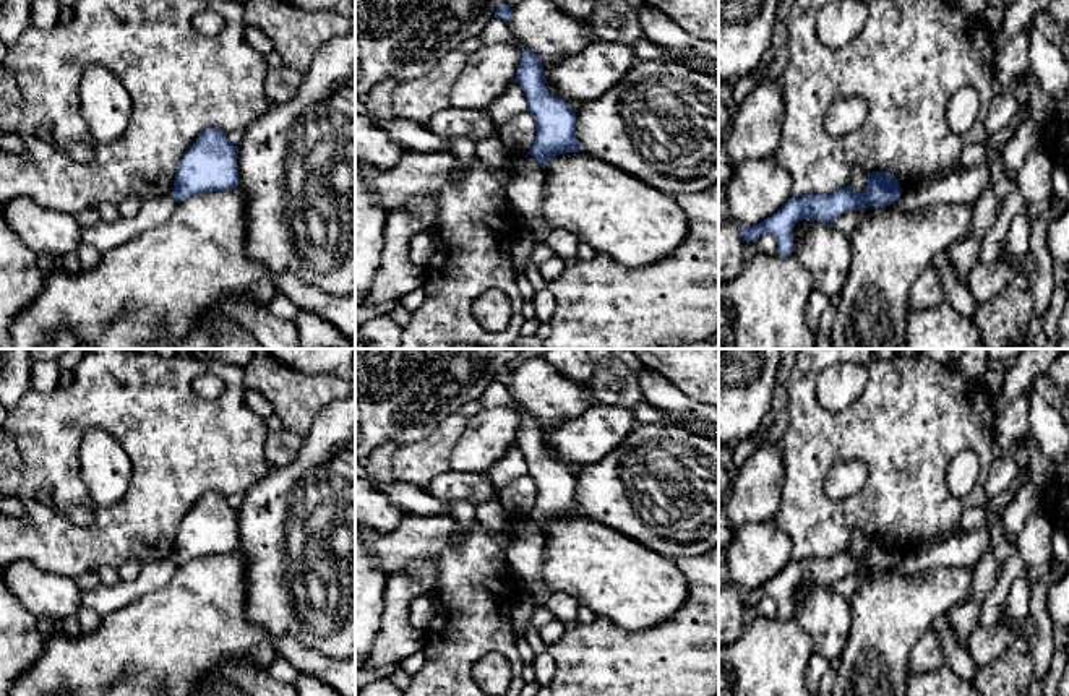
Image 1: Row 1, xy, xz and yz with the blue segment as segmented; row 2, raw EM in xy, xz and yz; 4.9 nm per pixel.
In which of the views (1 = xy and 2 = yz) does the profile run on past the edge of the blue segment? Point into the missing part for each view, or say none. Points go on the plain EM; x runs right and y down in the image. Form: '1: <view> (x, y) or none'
1: none
2: none

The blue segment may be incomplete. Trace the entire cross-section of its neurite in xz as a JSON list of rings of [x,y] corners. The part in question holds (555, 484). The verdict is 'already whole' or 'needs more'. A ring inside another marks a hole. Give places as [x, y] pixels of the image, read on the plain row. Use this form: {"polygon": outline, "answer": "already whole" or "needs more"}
{"polygon": [[[521,412],[521,428],[516,445],[527,461],[527,475],[537,487],[537,500],[527,518],[545,532],[552,521],[582,514],[576,501],[576,475],[547,454],[542,422]]], "answer": "already whole"}

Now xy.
{"polygon": [[[219,492],[206,493],[183,518],[170,560],[180,566],[238,550],[237,516],[238,509],[227,503],[227,496]]], "answer": "already whole"}

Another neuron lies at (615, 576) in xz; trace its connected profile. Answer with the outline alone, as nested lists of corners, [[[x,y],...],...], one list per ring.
[[[584,514],[558,518],[550,522],[542,552],[542,581],[552,592],[565,592],[595,615],[607,617],[616,628],[642,631],[672,620],[688,602],[689,582],[673,560],[642,547],[639,542],[616,534]]]

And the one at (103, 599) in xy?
[[[170,558],[143,565],[135,581],[118,581],[114,586],[97,584],[81,594],[81,602],[97,615],[105,617],[138,597],[162,589],[175,574],[177,568]]]

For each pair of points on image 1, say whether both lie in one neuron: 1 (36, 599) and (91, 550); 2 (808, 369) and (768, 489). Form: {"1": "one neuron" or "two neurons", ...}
{"1": "two neurons", "2": "two neurons"}

